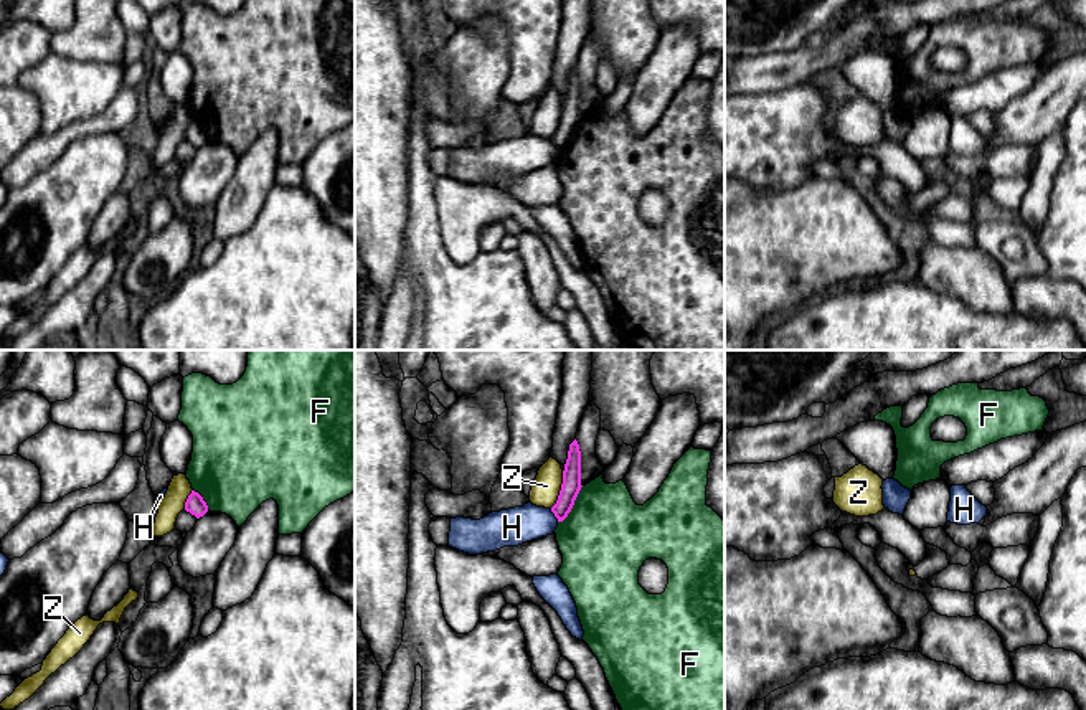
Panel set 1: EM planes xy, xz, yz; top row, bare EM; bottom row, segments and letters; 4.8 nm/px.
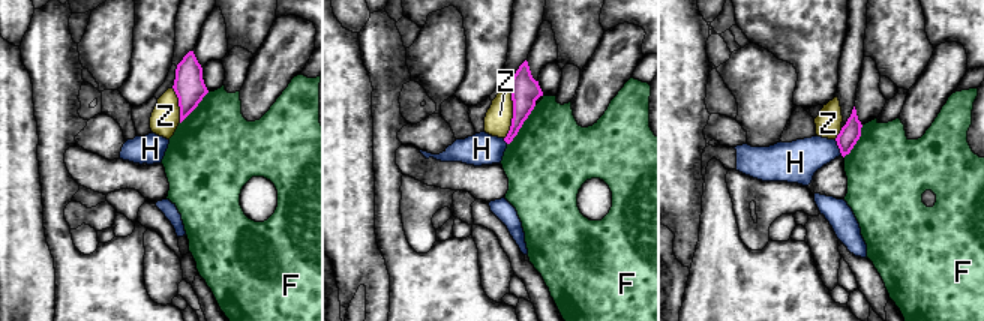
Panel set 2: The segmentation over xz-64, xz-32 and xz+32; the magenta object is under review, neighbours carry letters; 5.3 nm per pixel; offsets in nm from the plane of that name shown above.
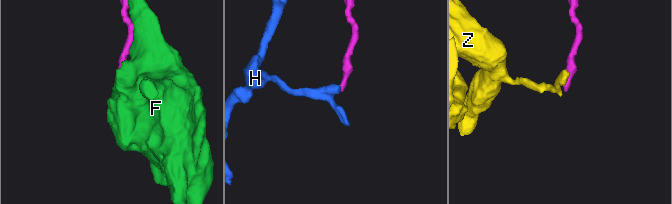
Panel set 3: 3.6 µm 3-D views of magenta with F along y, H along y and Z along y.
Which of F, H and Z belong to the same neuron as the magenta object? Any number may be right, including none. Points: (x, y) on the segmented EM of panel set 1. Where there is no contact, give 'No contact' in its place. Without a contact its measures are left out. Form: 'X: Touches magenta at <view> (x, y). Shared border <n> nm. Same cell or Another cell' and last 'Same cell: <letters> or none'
F: Touches magenta at xz (573, 504). Shared border 220 nm. Another cell
H: Touches magenta at xz (555, 515). Shared border 80 nm. Another cell
Z: Touches magenta at xz (561, 489). Shared border 200 nm. Another cell
Same cell: none

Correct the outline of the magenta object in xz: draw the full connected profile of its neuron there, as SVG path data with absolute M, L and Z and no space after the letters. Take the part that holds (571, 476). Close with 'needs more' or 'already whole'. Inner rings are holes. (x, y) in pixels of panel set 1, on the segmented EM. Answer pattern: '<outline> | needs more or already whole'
M574 439L569 444L558 500L551 507L551 512L555 514L558 522L563 522L568 517L581 487L581 451L578 441Z | already whole

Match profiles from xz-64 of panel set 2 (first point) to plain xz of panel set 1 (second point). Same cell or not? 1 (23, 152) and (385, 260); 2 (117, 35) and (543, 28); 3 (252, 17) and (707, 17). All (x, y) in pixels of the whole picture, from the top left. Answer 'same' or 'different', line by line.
1: same
2: different
3: different

